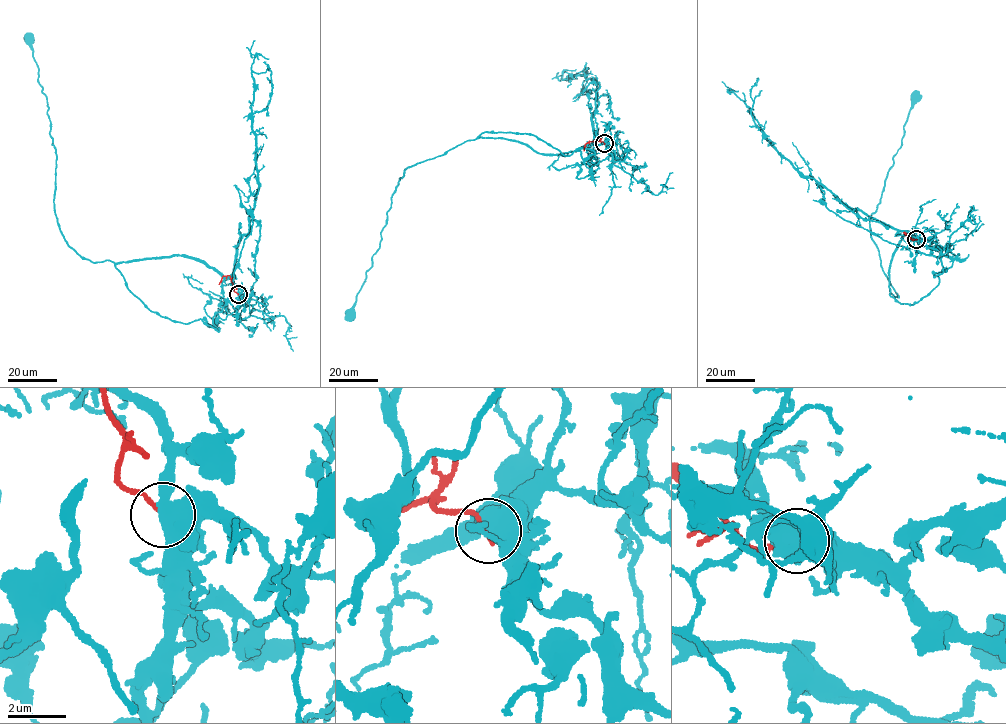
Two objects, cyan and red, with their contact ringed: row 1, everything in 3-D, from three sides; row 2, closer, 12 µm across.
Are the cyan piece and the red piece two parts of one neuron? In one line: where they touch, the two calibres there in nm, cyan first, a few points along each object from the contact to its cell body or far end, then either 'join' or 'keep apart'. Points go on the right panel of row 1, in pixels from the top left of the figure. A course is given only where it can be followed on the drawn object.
(916, 239) | 600/200 nm | cyan via (916, 239), (905, 232), (893, 253), (889, 287), (895, 297), (869, 220), (900, 147), (913, 97) | red via (916, 239), (904, 232), (916, 240) | keep apart

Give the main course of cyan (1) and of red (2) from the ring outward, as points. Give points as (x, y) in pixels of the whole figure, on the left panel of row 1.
1: (238, 294), (232, 280), (197, 260), (177, 255), (96, 262), (69, 245), (54, 209), (56, 152), (28, 38)
2: (238, 294), (228, 275), (223, 276), (219, 284)

